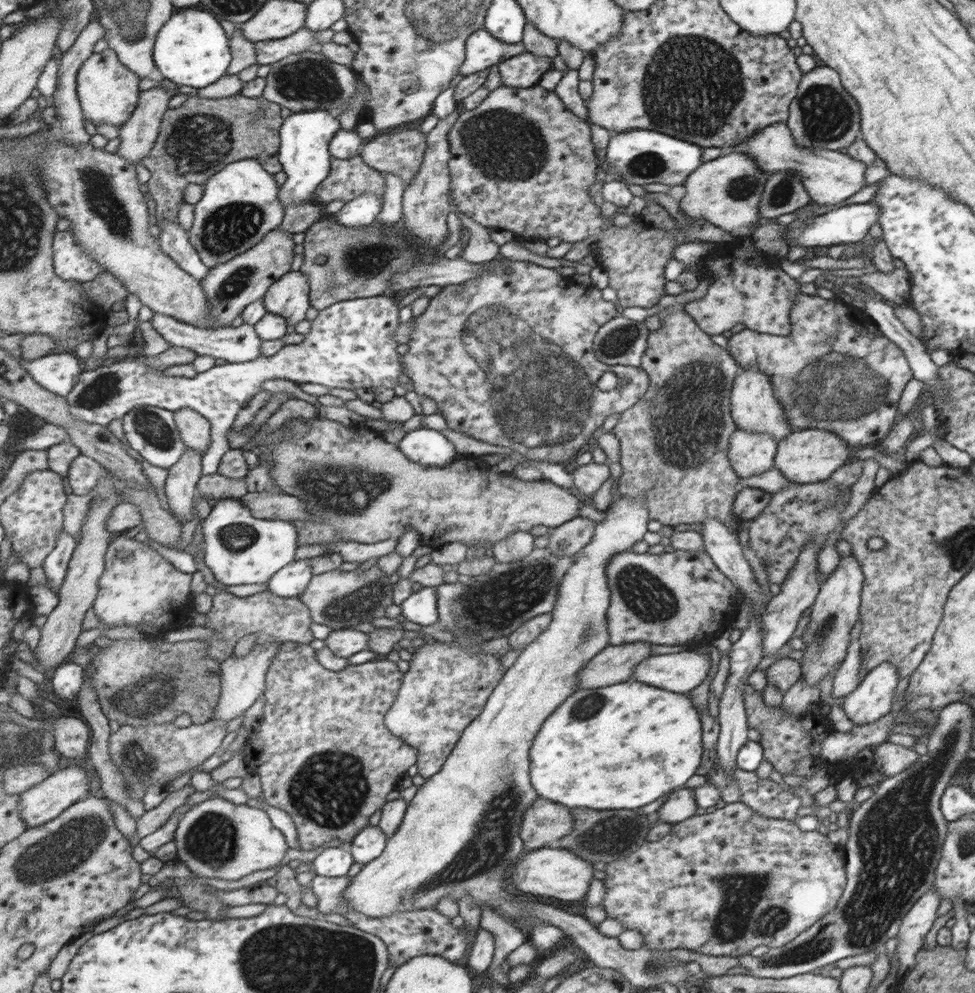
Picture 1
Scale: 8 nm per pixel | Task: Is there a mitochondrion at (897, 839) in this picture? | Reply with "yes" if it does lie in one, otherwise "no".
yes

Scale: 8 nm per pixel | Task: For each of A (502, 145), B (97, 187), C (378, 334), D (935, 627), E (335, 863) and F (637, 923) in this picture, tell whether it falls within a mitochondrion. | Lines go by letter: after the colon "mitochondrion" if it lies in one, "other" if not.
A: mitochondrion
B: mitochondrion
C: other
D: other
E: other
F: other

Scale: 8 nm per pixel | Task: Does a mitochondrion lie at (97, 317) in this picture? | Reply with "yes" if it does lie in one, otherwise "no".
no

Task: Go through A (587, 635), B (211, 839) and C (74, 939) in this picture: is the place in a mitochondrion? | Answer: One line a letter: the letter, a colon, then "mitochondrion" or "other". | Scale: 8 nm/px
A: mitochondrion
B: mitochondrion
C: other

